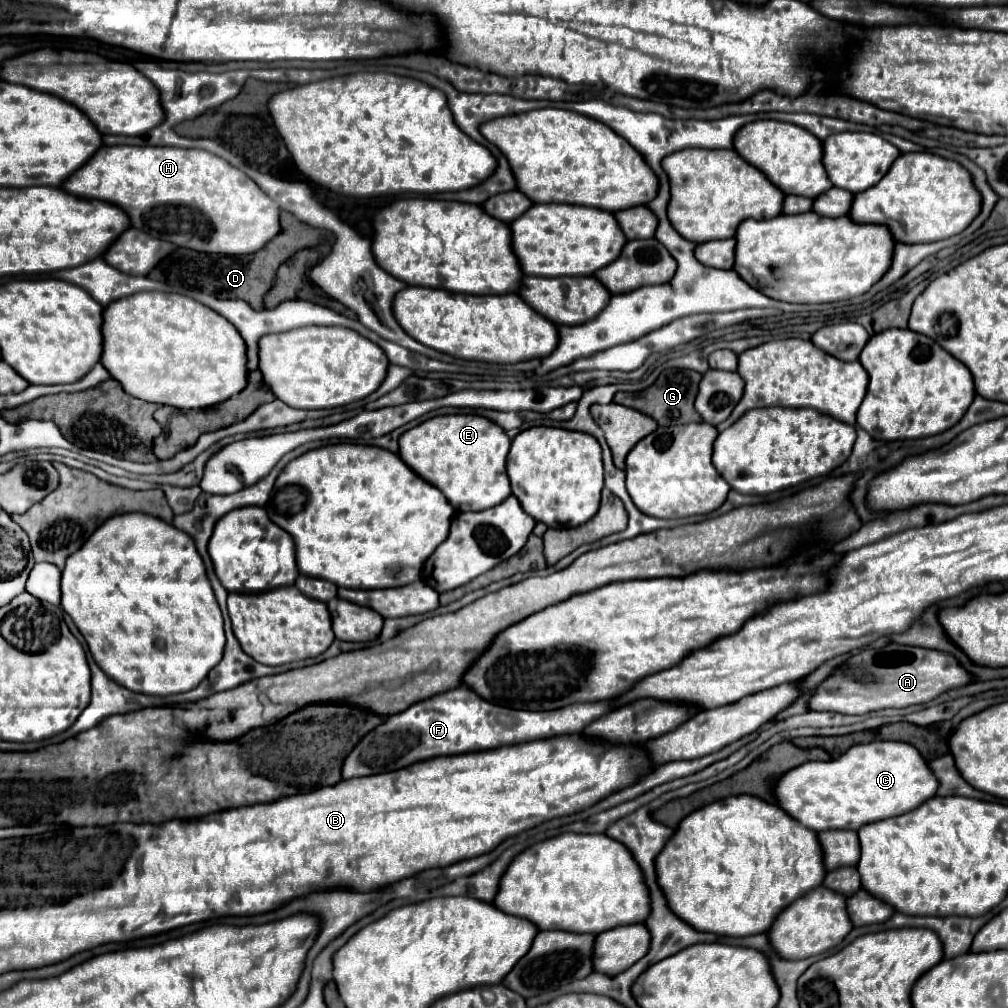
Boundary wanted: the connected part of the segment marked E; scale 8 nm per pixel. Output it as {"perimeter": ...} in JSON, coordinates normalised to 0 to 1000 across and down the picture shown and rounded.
{"perimeter":[[[434,412],[396,434],[398,455],[438,485],[451,507],[479,507],[507,491],[501,465],[507,436],[501,426],[477,412]]]}

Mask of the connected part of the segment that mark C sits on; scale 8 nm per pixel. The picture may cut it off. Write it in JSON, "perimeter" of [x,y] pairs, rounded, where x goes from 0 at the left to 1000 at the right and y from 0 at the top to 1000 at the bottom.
{"perimeter":[[[866,735],[848,739],[828,755],[797,757],[769,777],[771,799],[797,820],[814,826],[822,822],[850,824],[858,816],[890,811],[930,785],[930,773],[906,739],[890,735]]]}

